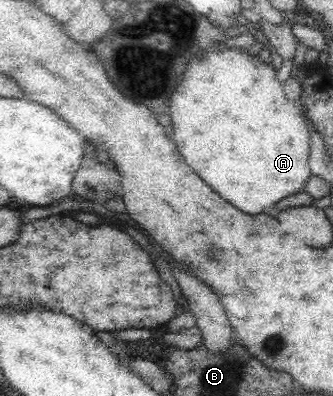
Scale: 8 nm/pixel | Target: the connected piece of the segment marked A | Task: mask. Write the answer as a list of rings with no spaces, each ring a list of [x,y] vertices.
[[[218,44],[215,45],[207,50],[207,54],[205,54],[203,58],[191,59],[190,64],[187,65],[182,81],[177,85],[175,92],[170,96],[169,115],[172,124],[169,128],[169,133],[187,165],[205,180],[207,186],[215,188],[215,192],[217,192],[221,198],[225,198],[225,200],[231,202],[233,206],[241,208],[241,212],[245,212],[245,214],[261,214],[261,212],[272,213],[274,206],[280,200],[291,195],[305,192],[305,184],[307,184],[309,177],[312,175],[308,165],[309,132],[301,117],[298,103],[292,104],[289,102],[283,85],[279,83],[276,77],[277,71],[271,64],[263,63],[259,56],[248,56],[243,49],[220,50],[219,48]]]

